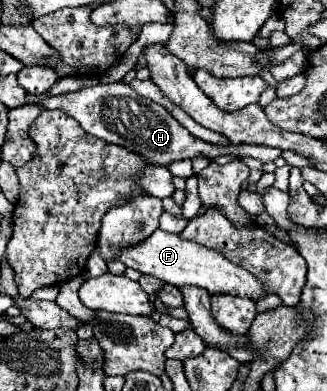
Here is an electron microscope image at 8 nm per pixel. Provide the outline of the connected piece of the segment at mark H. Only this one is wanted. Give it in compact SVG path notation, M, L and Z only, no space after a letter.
M115 82L115 84L97 84L83 88L79 92L69 92L69 94L59 94L59 96L47 96L47 98L37 98L29 96L31 104L37 104L41 108L49 110L61 110L67 116L75 118L85 132L91 136L97 136L109 144L119 144L135 154L145 156L153 164L171 164L175 160L183 158L193 158L193 156L209 156L217 158L223 154L233 154L233 156L251 156L261 160L263 164L273 162L277 156L281 156L279 148L269 148L269 146L249 146L249 144L239 144L239 146L215 146L209 142L203 142L187 132L161 104L139 96L129 88L125 82Z

